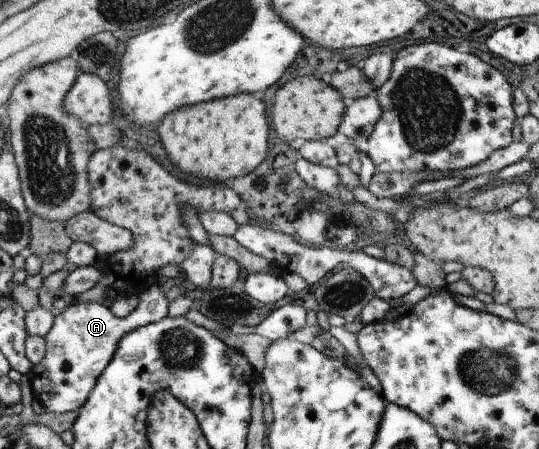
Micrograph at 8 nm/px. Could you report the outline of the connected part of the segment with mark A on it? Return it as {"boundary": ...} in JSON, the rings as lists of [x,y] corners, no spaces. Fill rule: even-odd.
{"boundary":[[[156,281],[144,282],[136,294],[140,299],[139,305],[124,318],[115,315],[111,308],[97,303],[97,301],[78,300],[72,302],[63,313],[55,317],[52,329],[45,336],[45,343],[47,343],[45,357],[39,361],[39,364],[33,366],[32,375],[26,379],[25,386],[28,394],[35,397],[47,412],[61,414],[81,409],[91,397],[92,390],[97,384],[97,379],[105,371],[105,367],[109,365],[109,361],[113,359],[117,343],[127,333],[131,333],[135,329],[140,329],[140,327],[160,322],[161,319],[168,315],[168,305],[170,302],[161,293],[160,285]]]}

